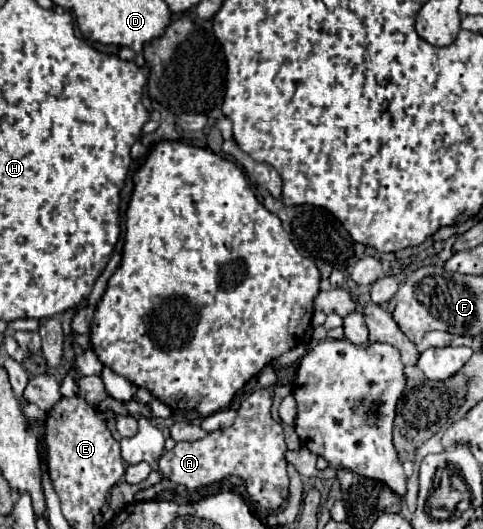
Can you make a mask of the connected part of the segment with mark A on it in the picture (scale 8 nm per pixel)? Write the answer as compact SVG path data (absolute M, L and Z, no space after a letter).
M257 391L251 393L239 407L237 419L231 427L209 433L201 441L181 441L171 451L165 451L159 459L159 473L189 489L207 487L225 477L237 475L245 481L251 501L263 509L279 509L289 495L289 477L285 461L285 439L283 425L271 417L271 395Z

